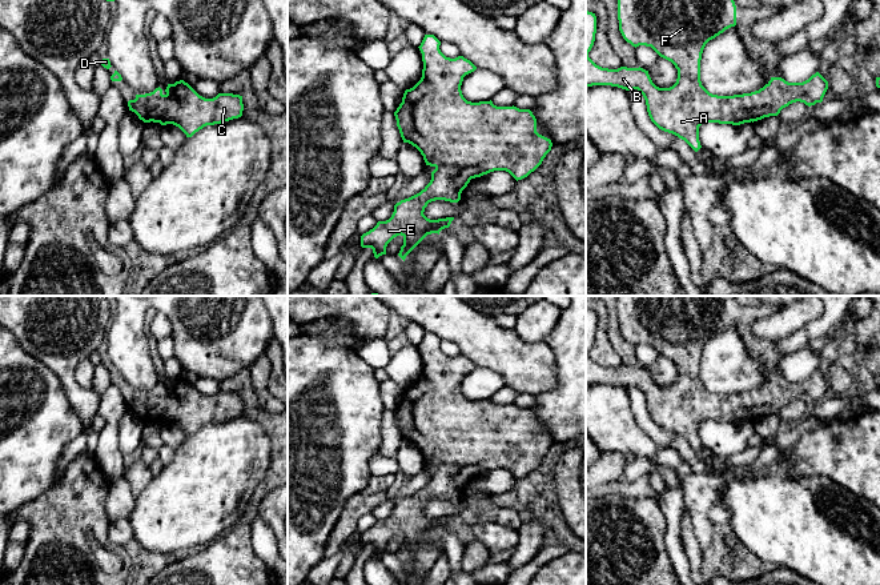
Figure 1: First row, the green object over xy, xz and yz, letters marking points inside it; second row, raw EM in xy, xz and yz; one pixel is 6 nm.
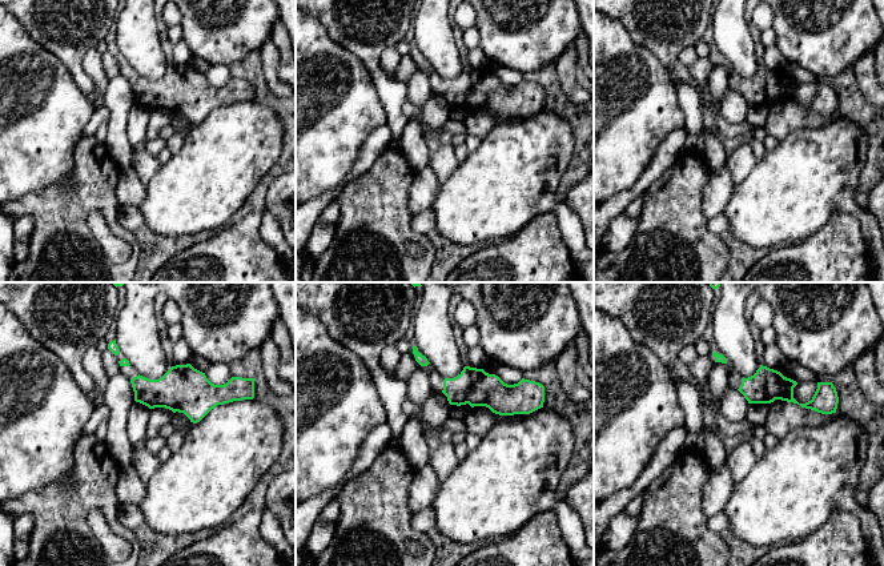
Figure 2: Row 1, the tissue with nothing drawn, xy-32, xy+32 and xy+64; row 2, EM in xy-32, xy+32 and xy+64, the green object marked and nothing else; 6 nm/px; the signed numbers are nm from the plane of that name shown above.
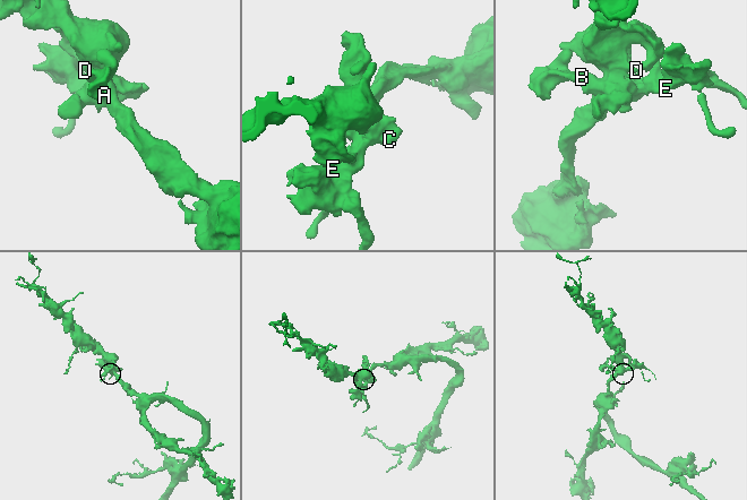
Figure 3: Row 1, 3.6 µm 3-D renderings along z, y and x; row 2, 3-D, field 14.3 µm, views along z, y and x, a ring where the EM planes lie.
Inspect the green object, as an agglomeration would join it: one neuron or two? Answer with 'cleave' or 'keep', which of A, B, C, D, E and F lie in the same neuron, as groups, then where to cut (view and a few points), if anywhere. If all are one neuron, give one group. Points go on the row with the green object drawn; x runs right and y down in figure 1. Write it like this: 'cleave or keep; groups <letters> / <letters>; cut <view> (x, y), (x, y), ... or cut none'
keep; groups A B C D E F; cut none

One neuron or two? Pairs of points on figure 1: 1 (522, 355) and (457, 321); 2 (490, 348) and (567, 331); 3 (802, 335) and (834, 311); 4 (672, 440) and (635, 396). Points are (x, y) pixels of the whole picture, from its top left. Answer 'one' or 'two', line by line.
1: one
2: two
3: one
4: one

